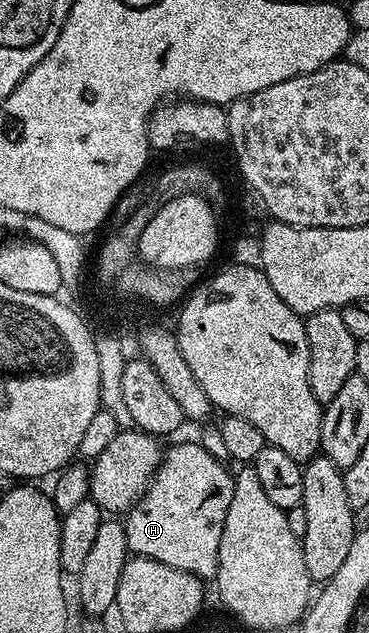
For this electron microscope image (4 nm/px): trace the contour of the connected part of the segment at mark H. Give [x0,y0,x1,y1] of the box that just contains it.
[122,444,234,578]

